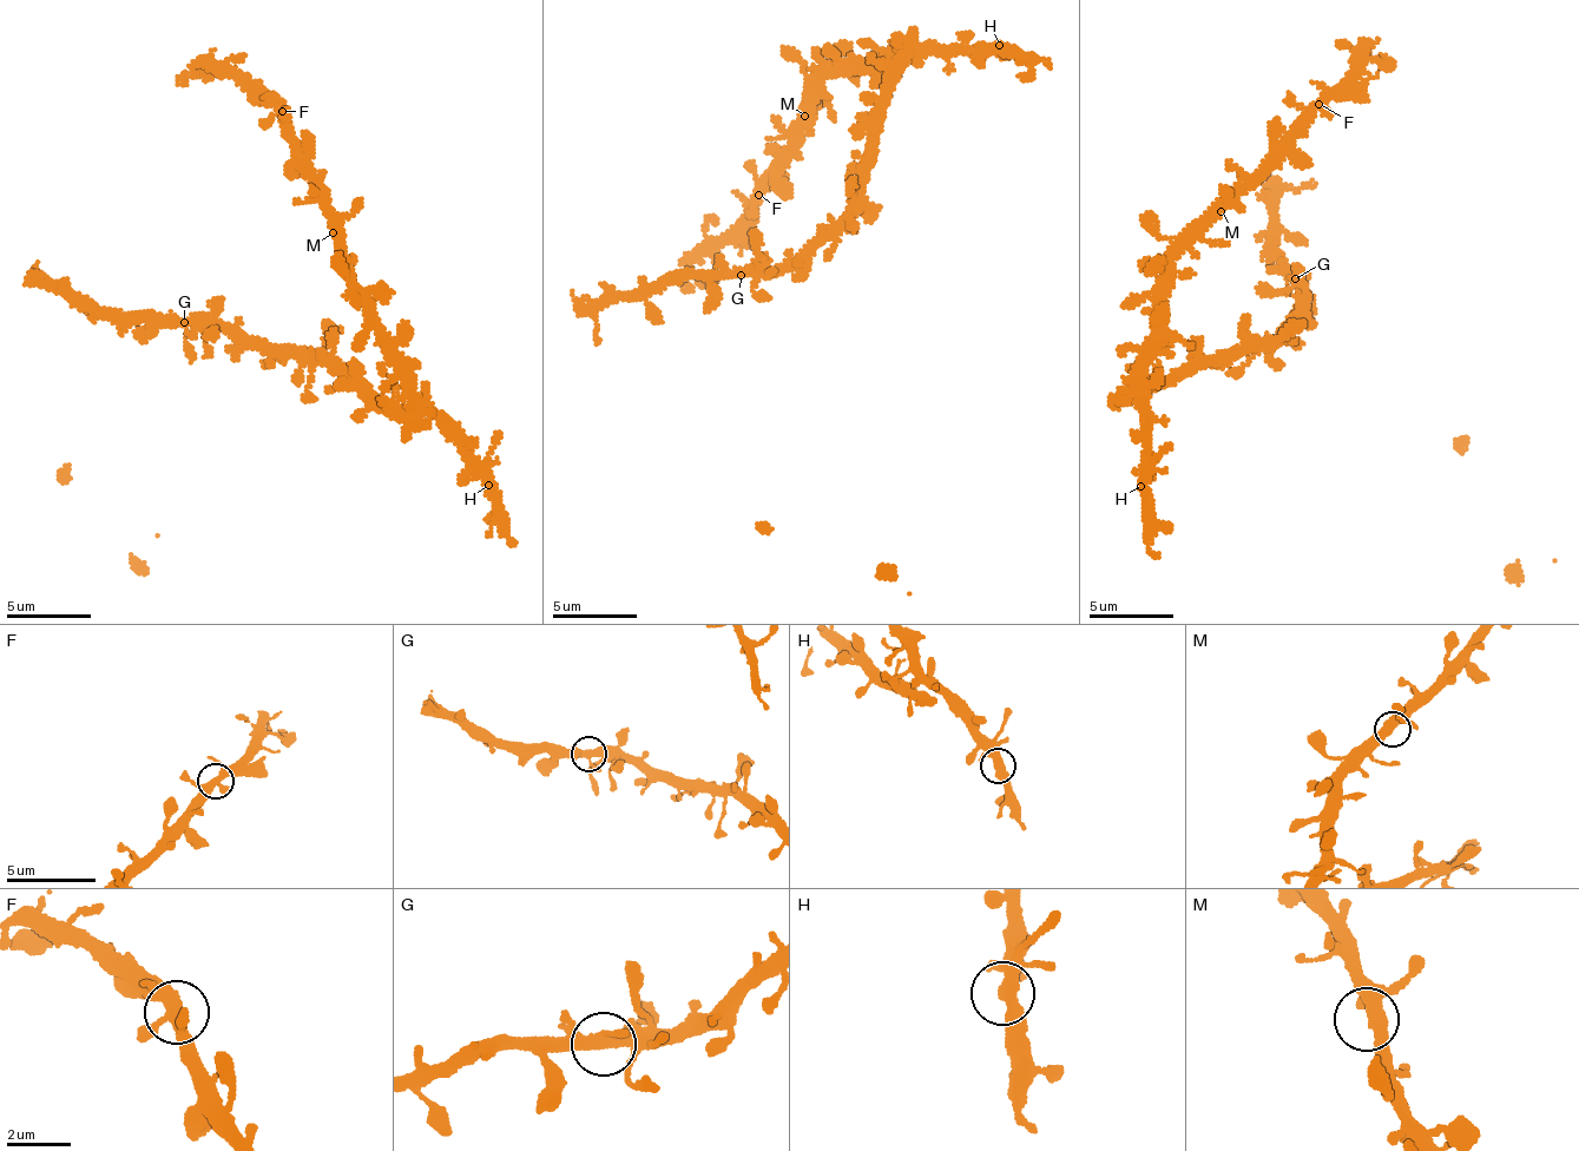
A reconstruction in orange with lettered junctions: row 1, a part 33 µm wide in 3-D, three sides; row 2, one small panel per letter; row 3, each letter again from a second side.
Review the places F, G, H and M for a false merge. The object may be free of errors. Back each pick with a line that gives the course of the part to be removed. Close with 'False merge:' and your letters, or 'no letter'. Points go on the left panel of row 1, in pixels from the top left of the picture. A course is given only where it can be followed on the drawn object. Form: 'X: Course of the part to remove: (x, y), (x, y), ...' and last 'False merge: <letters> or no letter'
False merge: no letter

